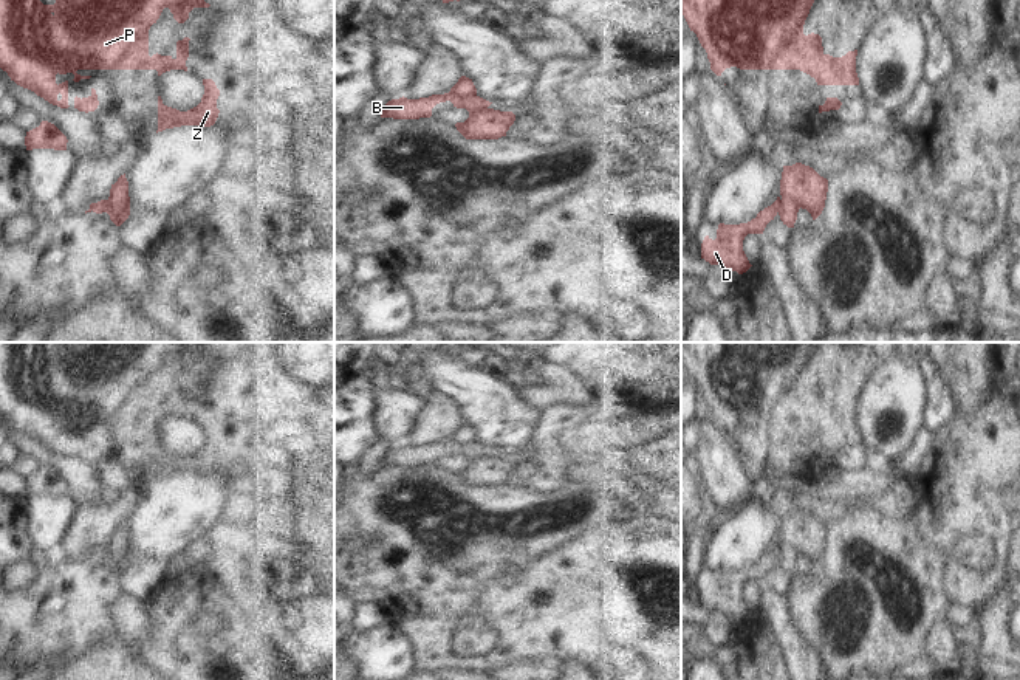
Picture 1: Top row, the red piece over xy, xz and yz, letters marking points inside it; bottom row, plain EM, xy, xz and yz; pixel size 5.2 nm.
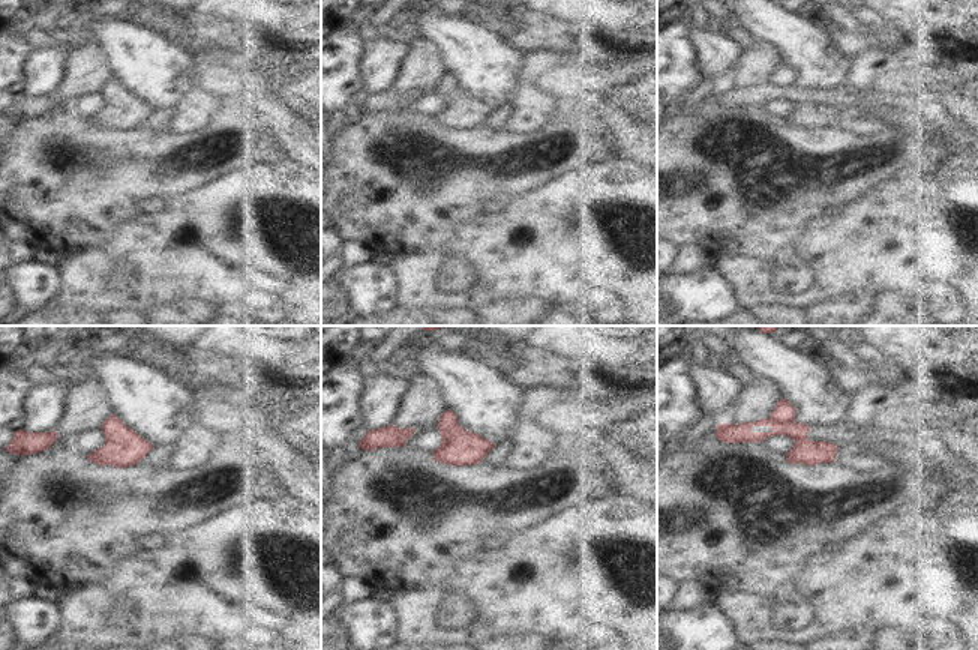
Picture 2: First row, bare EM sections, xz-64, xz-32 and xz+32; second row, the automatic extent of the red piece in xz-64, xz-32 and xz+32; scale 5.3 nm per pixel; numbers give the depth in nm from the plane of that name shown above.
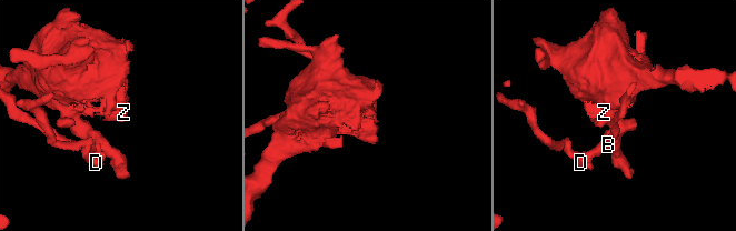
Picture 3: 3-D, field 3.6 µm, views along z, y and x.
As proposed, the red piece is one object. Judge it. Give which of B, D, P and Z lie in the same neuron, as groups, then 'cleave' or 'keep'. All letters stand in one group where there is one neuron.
B / D P Z; cleave

